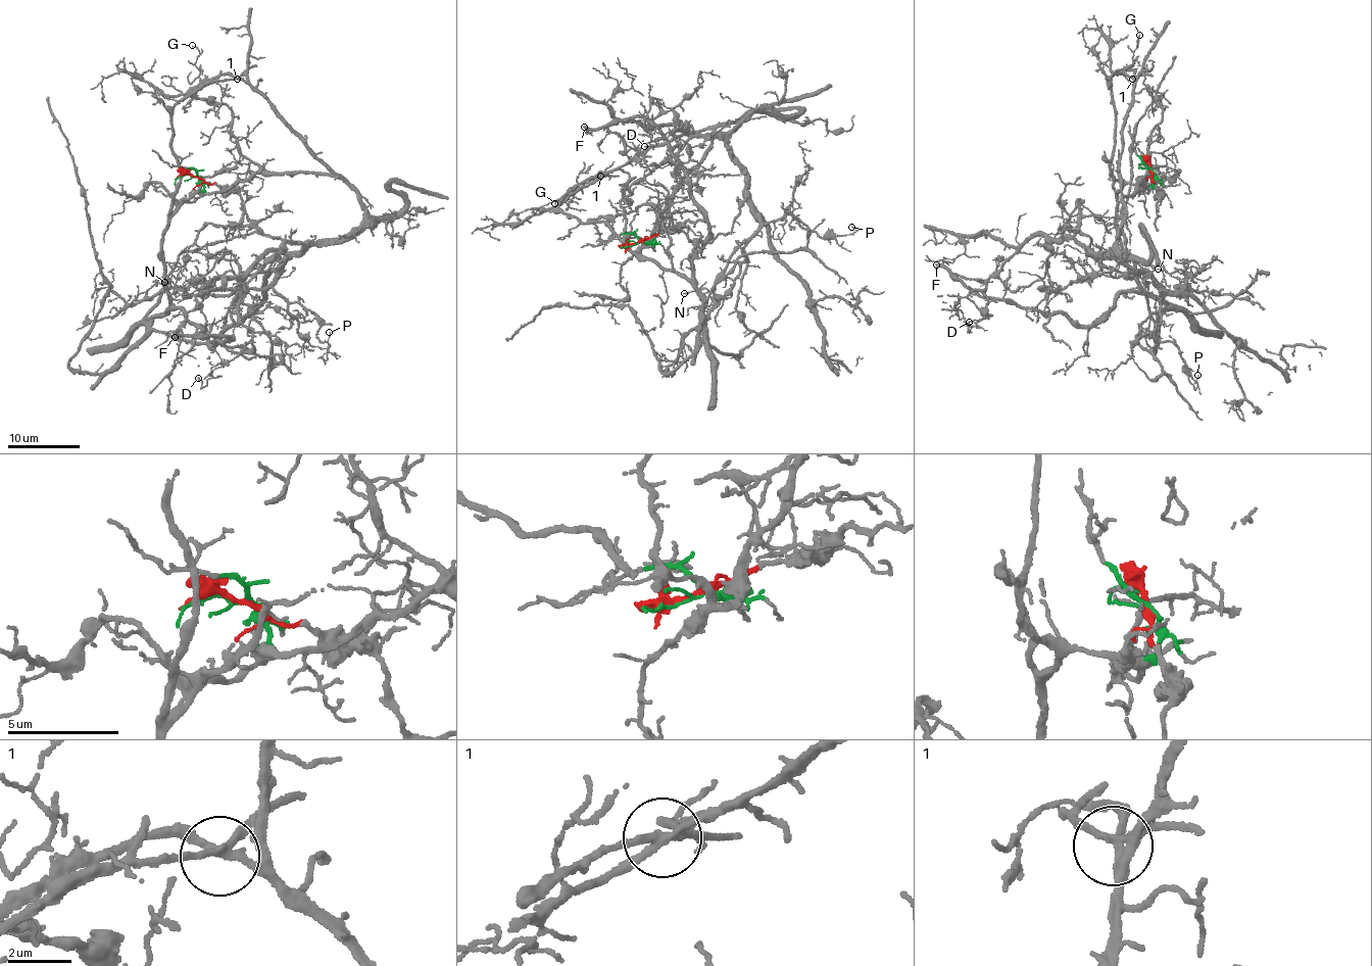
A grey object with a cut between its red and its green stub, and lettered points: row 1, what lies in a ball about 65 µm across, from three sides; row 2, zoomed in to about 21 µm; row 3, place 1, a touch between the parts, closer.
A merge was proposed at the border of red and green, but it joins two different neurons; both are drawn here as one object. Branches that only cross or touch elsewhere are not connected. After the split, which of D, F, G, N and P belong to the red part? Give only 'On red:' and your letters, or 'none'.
On red: F

